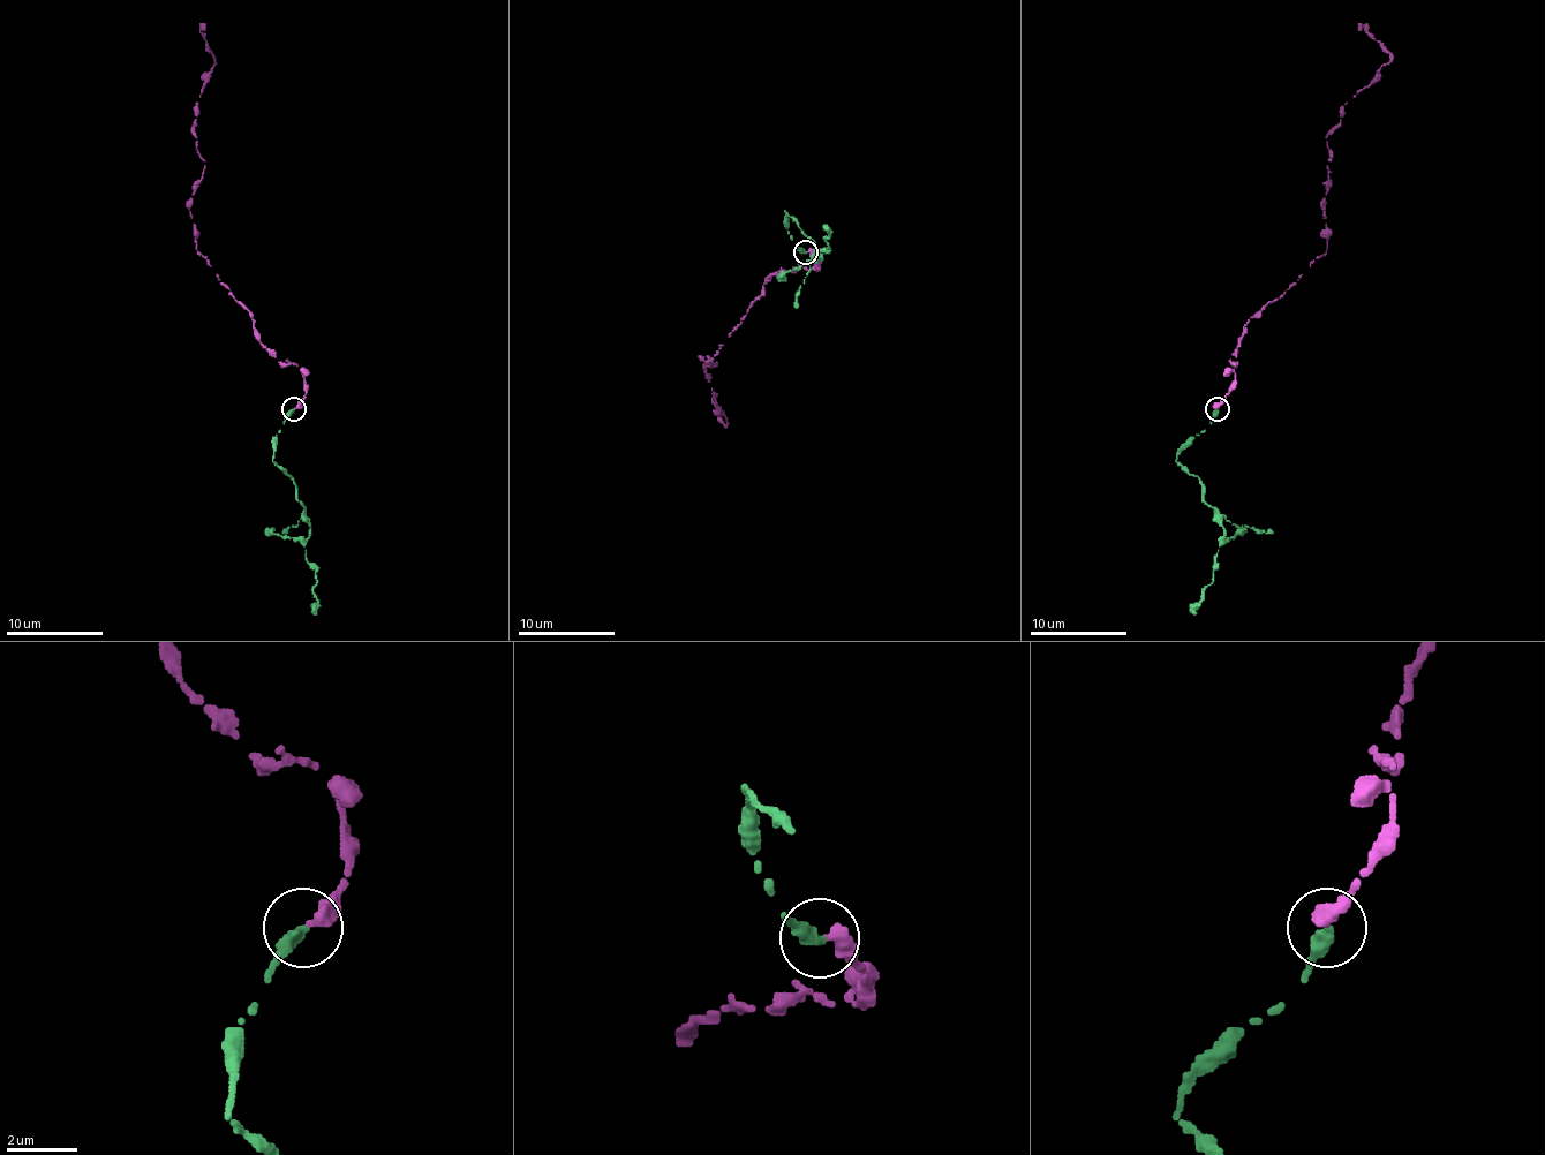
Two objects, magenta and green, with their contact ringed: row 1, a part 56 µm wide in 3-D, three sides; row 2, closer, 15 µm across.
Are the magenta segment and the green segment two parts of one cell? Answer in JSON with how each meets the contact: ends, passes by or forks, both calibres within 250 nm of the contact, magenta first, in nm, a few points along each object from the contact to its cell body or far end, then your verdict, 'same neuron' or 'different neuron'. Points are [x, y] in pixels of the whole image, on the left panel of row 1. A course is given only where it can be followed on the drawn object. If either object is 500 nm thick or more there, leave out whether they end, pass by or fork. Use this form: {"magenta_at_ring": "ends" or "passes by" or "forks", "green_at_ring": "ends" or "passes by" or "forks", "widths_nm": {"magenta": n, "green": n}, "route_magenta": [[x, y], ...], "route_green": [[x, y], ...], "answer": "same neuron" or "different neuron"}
{"magenta_at_ring": "ends", "green_at_ring": "ends", "widths_nm": {"magenta": 400, "green": 400}, "route_magenta": [[295, 407], [302, 371], [258, 339], [196, 250], [188, 202], [205, 160], [193, 123], [215, 66], [205, 24]], "route_green": [[293, 409], [278, 431], [273, 461], [293, 480], [304, 506], [309, 530], [304, 556], [317, 582], [311, 613]], "answer": "different neuron"}

